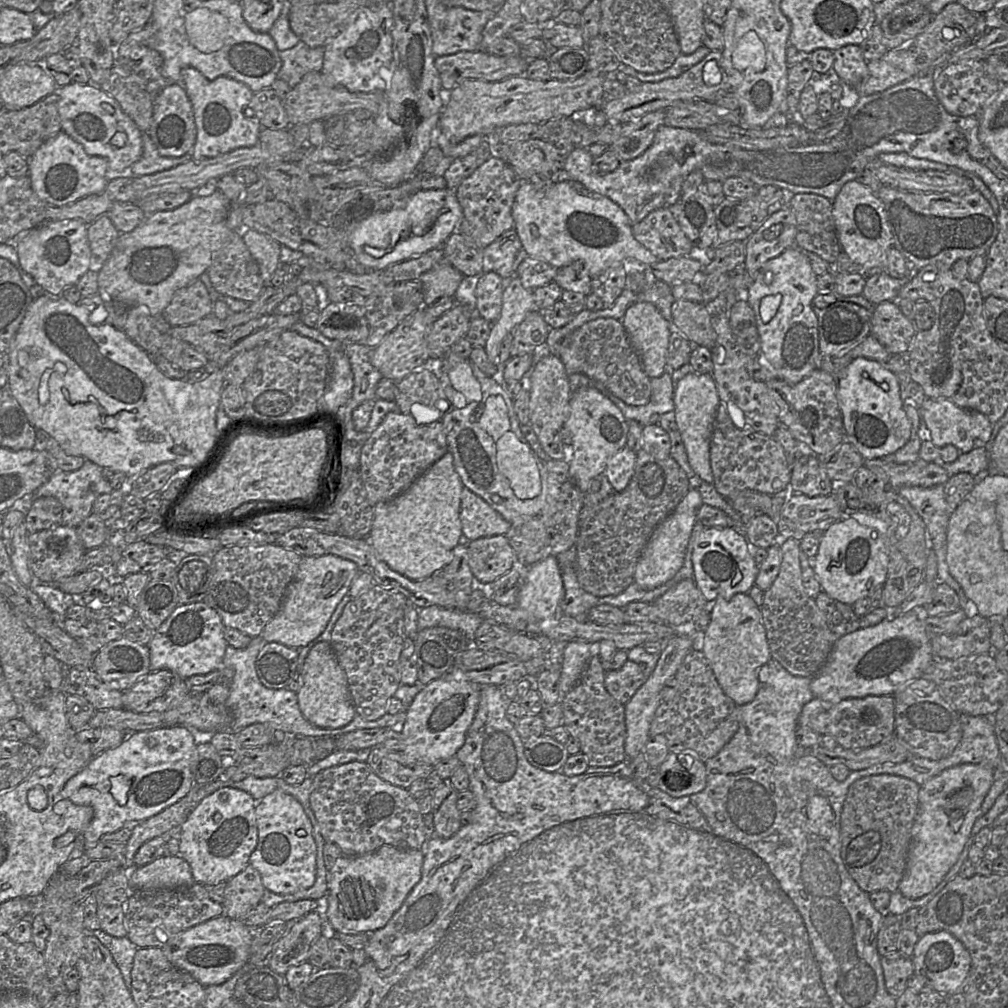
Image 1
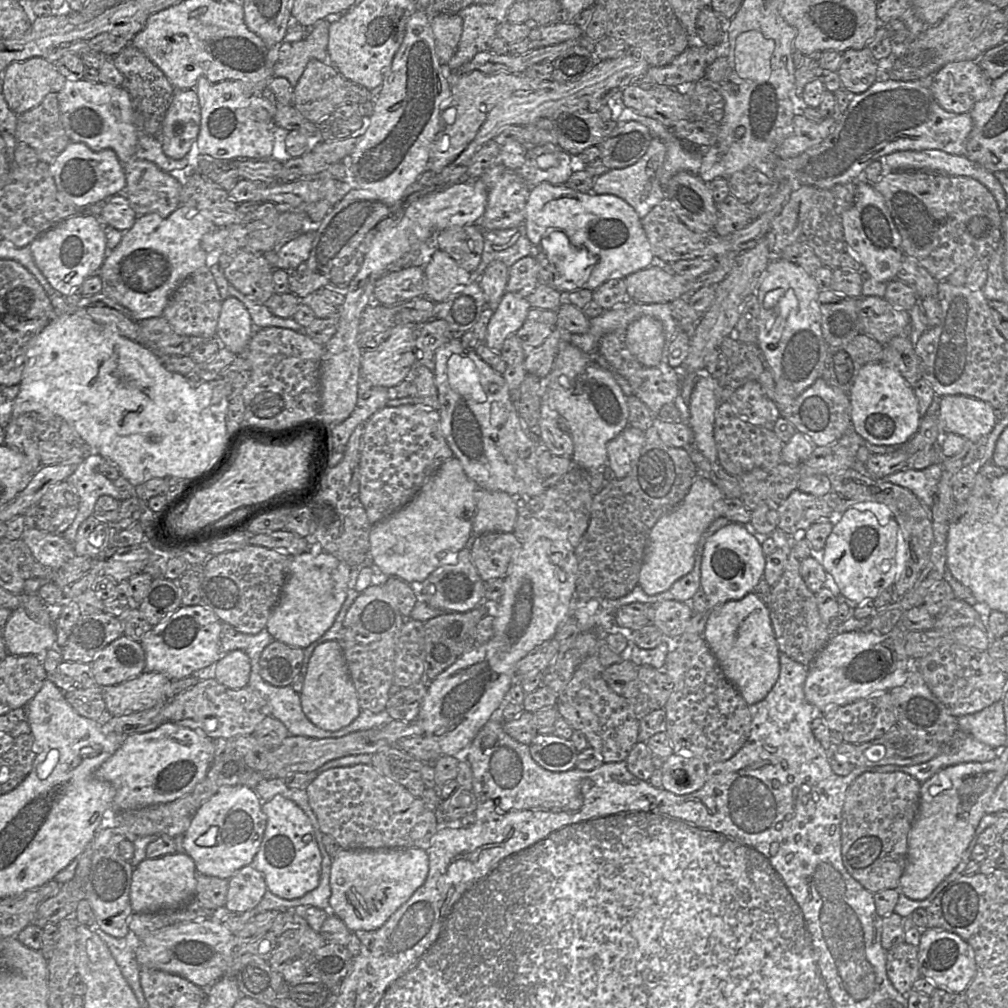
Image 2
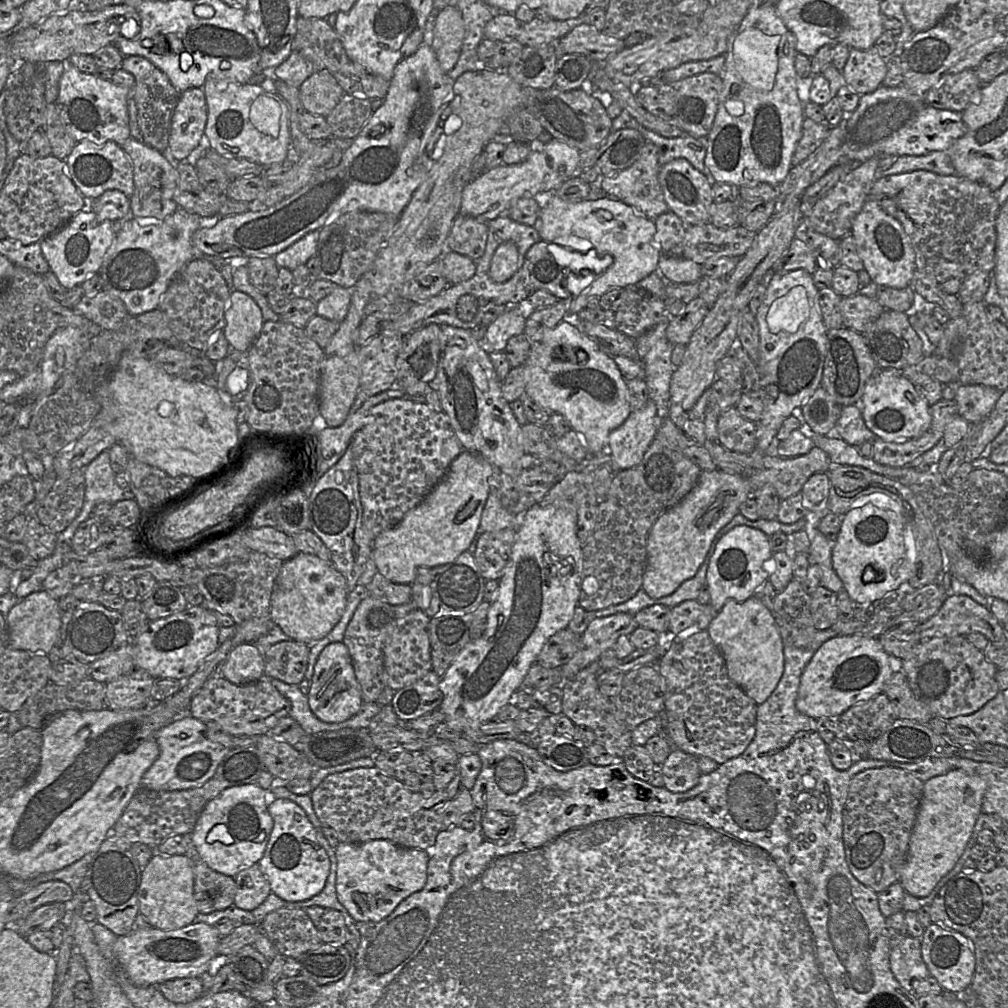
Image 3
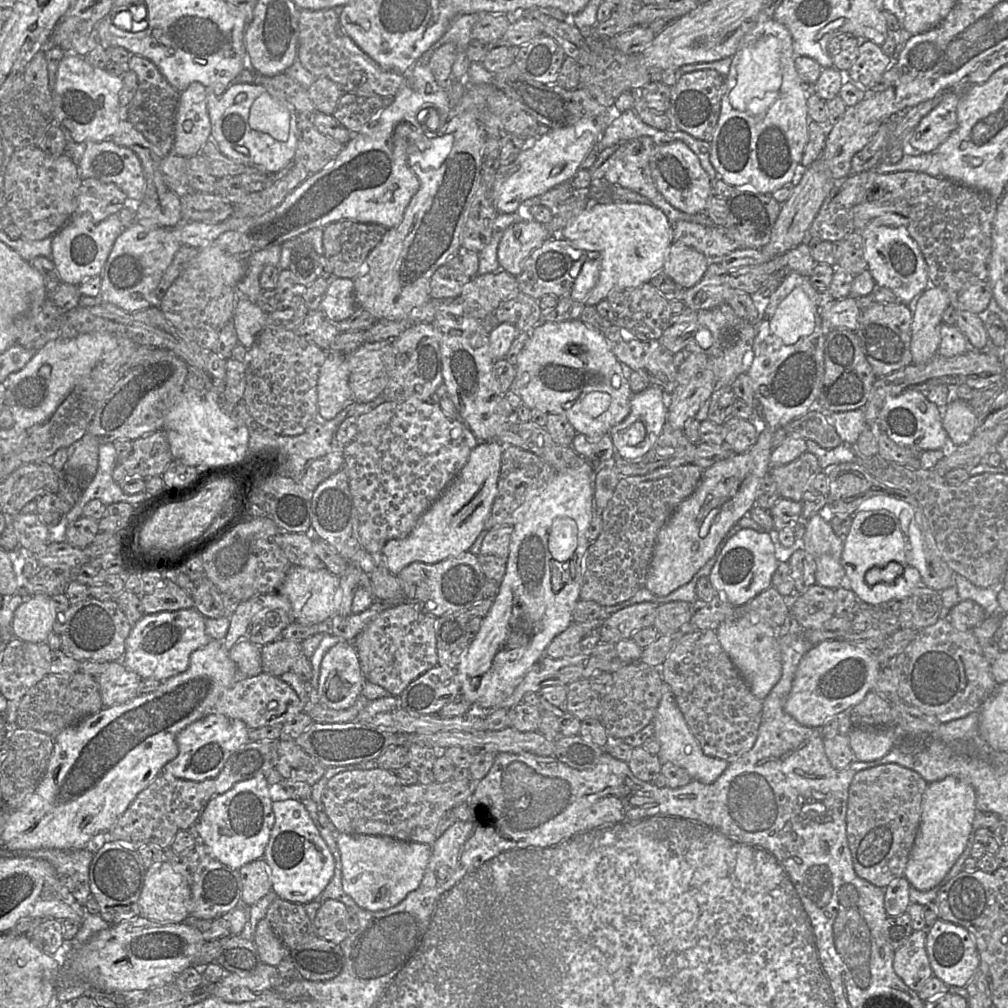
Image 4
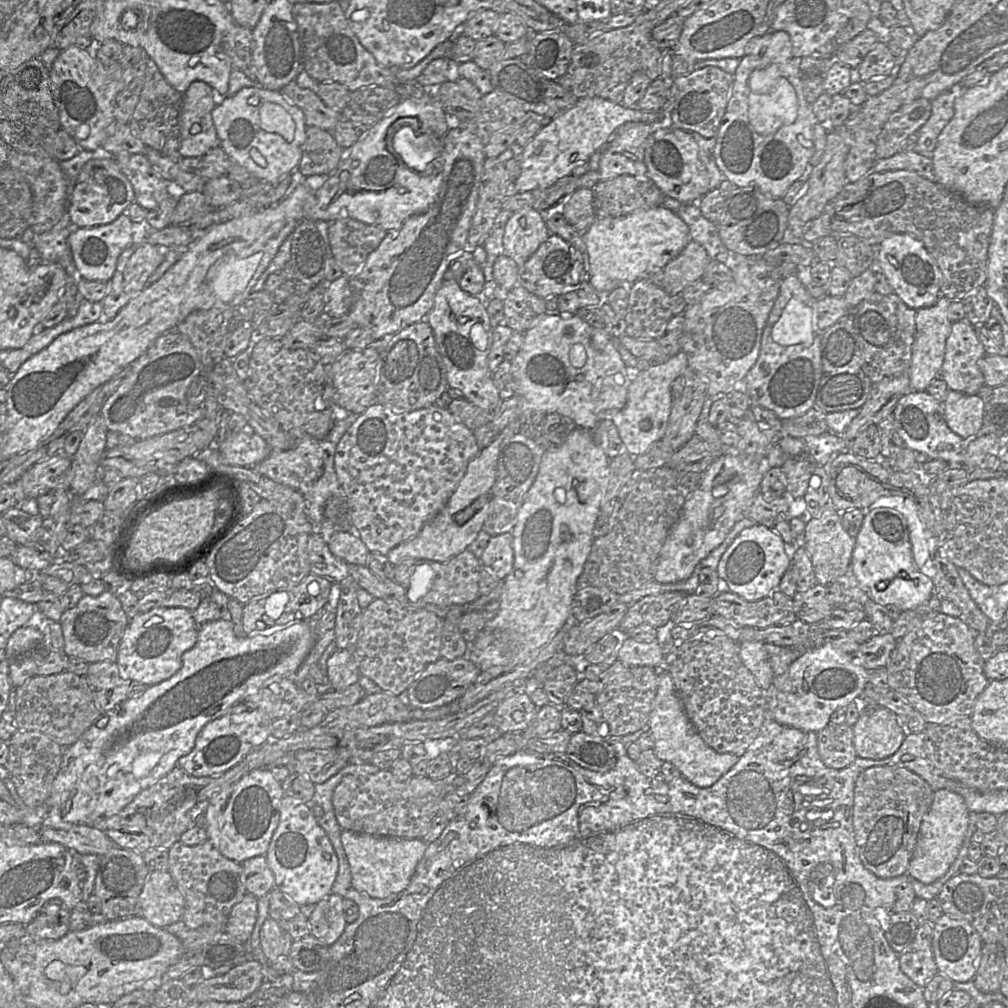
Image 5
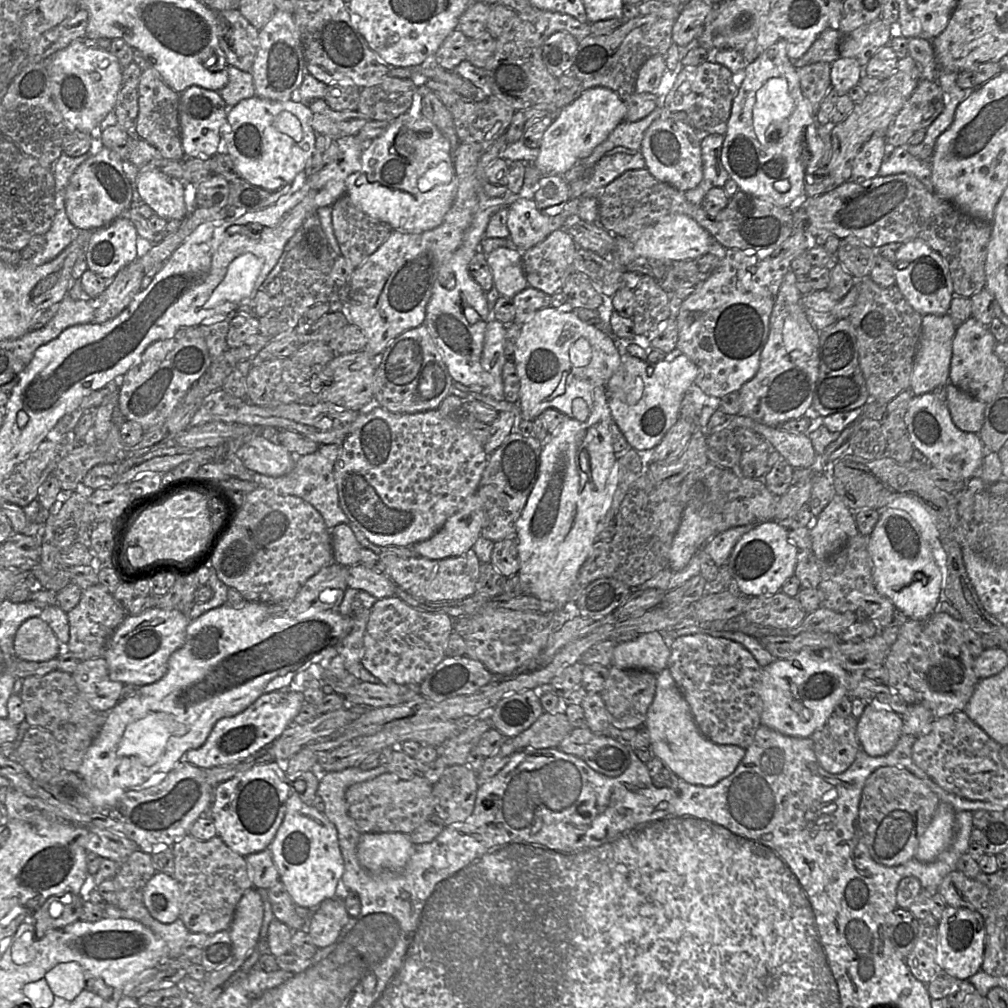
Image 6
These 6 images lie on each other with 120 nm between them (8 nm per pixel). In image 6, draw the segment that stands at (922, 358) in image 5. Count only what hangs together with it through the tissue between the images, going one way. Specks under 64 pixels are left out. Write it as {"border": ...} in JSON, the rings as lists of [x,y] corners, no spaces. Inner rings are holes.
{"border":[[[926,314],[922,316],[922,331],[911,374],[910,389],[914,395],[931,393],[937,386],[949,382],[952,344],[956,332],[950,315]]]}

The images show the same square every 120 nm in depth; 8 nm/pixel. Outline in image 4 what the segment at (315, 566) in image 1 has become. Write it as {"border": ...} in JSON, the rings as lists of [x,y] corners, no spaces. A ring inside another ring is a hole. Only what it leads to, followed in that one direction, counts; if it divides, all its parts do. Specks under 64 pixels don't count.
{"border":[[[291,565],[277,593],[290,601],[294,622],[310,625],[323,622],[336,613],[335,595],[339,587],[339,577],[332,574],[326,567],[311,570],[306,567]]]}

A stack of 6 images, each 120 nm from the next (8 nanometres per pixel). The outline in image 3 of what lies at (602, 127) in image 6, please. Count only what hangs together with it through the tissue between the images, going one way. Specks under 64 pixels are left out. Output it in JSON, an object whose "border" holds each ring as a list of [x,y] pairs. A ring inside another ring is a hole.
{"border":[[[552,139],[542,150],[531,151],[528,157],[516,164],[502,164],[483,171],[463,189],[460,215],[489,221],[506,212],[520,198],[534,197],[542,192],[555,192],[566,180],[577,175],[580,151],[568,144]]]}

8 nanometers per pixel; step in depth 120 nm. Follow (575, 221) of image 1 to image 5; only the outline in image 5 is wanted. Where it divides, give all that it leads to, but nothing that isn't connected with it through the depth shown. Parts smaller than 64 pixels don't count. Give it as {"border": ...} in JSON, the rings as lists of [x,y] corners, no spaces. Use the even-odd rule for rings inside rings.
{"border":[[[663,206],[637,210],[621,217],[596,217],[582,233],[582,239],[586,246],[583,253],[586,279],[602,296],[620,285],[630,285],[664,269],[692,240],[687,224]]]}

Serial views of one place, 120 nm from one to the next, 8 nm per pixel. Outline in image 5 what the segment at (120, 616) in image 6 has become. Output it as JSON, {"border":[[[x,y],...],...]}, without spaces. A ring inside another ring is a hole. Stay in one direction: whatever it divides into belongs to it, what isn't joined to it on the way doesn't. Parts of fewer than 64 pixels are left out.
{"border":[[[105,590],[99,596],[84,595],[74,608],[64,611],[60,619],[64,638],[63,653],[88,663],[116,663],[119,644],[129,621],[116,594]]]}

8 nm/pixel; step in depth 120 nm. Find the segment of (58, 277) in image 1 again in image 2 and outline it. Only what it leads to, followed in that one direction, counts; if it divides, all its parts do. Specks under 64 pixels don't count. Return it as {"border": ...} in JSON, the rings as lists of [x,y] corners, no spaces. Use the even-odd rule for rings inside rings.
{"border":[[[79,213],[69,217],[44,234],[30,245],[35,264],[55,291],[63,296],[81,287],[91,275],[98,273],[107,253],[104,225],[93,214]]]}

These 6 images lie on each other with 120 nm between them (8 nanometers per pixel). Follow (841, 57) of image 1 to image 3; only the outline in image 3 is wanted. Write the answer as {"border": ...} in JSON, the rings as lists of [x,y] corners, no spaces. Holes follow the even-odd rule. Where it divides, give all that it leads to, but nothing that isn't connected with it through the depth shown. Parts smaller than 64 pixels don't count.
{"border":[[[872,46],[866,50],[851,48],[842,75],[853,92],[866,95],[882,85],[886,71],[886,59]]]}

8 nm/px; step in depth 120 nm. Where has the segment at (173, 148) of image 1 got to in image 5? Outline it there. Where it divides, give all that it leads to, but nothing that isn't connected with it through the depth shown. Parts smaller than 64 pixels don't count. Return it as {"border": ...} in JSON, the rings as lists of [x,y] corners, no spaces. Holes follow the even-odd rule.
{"border":[[[193,81],[183,94],[179,144],[179,155],[183,158],[201,158],[212,148],[220,146],[212,120],[212,110],[217,105],[212,90],[213,89],[203,81]]]}

